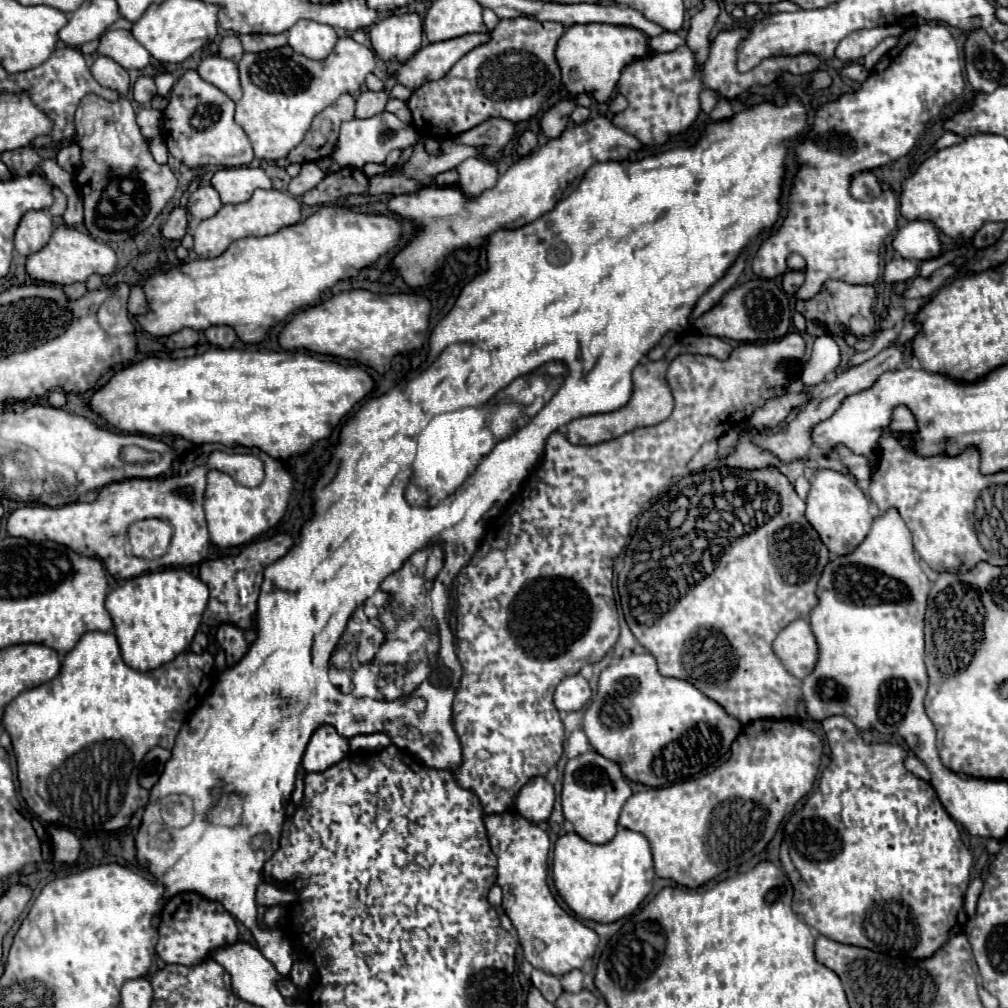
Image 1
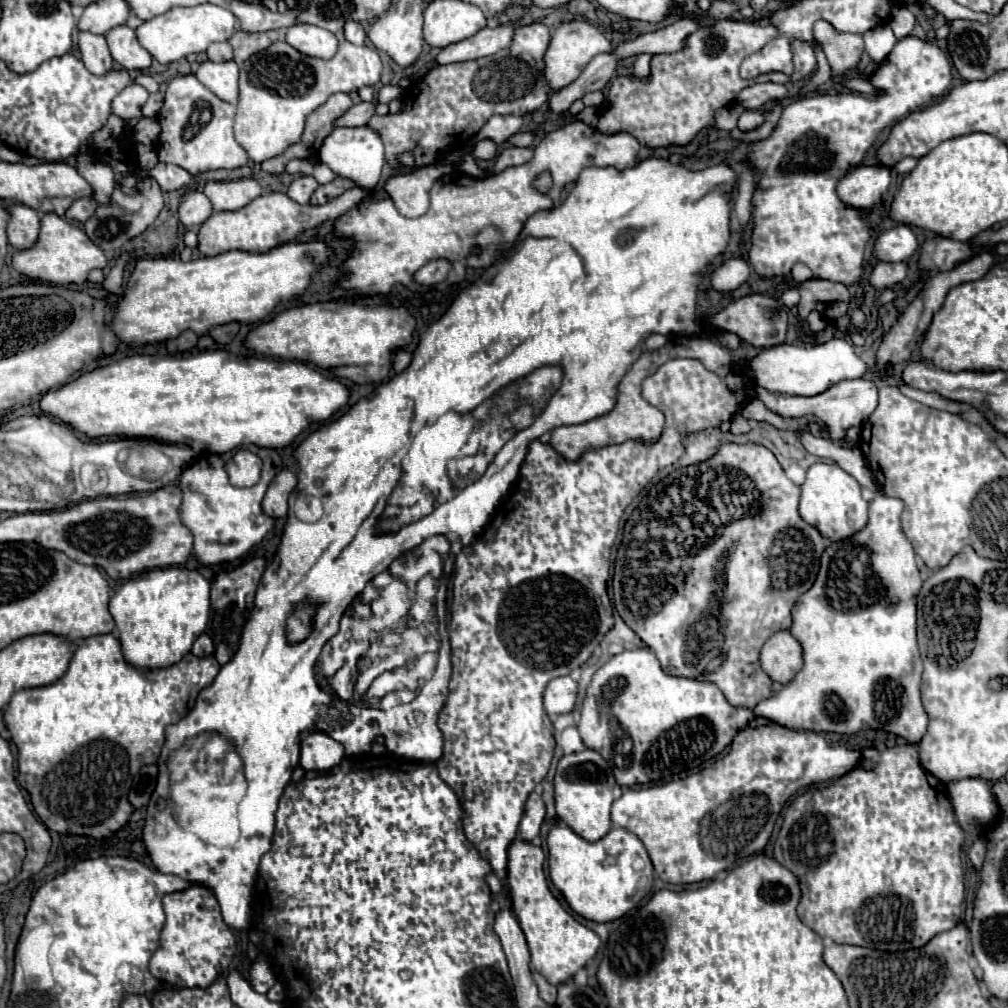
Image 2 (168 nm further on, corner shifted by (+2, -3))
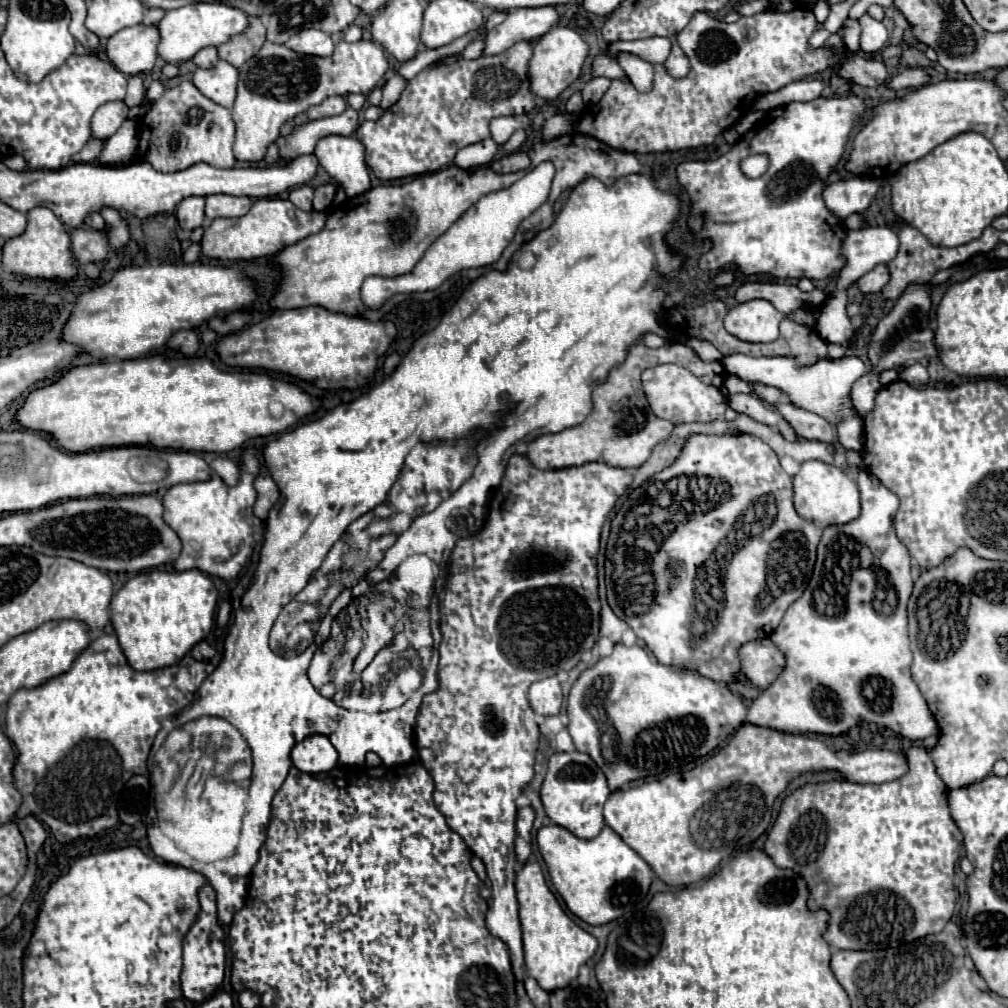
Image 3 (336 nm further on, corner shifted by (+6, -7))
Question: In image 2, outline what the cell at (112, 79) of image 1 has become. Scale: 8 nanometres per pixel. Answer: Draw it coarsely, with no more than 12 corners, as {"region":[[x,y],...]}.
{"region":[[78,32],[82,62],[92,74],[112,70],[104,36]]}

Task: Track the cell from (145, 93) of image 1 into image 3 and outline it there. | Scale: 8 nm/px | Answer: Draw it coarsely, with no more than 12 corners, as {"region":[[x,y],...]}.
{"region":[[122,100],[98,108],[94,138],[110,138],[128,118]]}

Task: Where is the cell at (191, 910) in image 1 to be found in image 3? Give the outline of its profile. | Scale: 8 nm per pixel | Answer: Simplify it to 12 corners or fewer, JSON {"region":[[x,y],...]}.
{"region":[[216,892],[200,912],[182,942],[184,998],[204,1002],[224,980],[224,930]]}

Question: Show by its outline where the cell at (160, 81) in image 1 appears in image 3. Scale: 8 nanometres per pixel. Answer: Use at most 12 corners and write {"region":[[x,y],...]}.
{"region":[[132,76],[124,102],[142,104],[146,96],[142,78]]}

